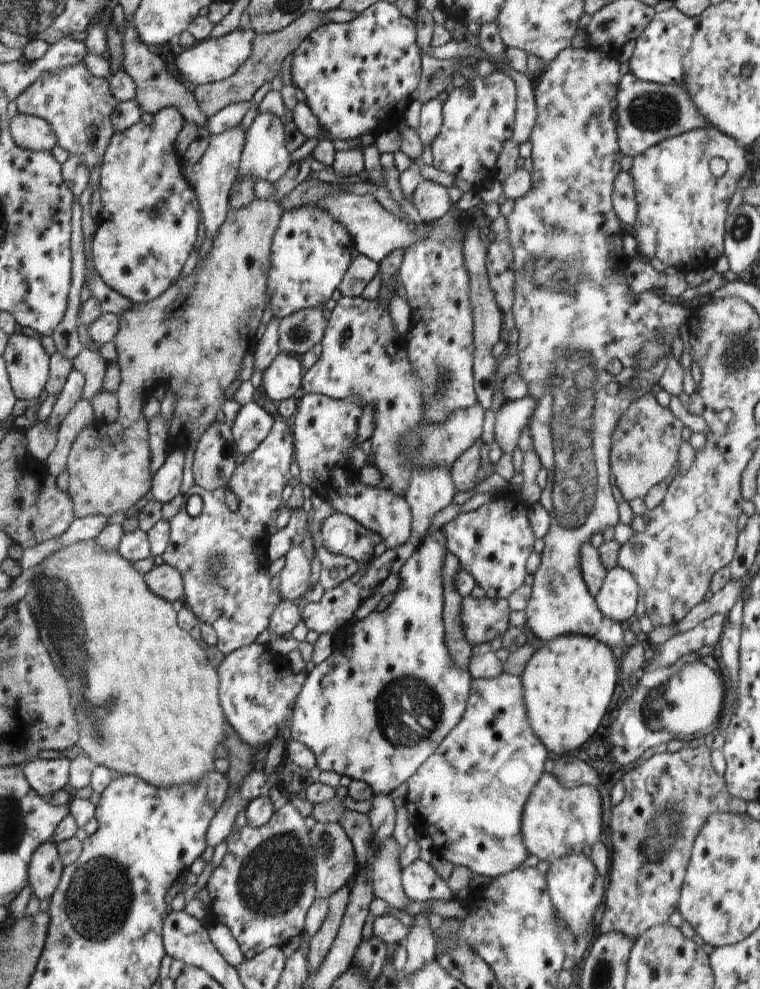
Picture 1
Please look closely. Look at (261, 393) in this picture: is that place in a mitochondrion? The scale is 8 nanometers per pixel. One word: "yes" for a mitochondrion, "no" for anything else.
no

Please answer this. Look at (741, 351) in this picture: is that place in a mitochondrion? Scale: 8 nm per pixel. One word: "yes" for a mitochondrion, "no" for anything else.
yes

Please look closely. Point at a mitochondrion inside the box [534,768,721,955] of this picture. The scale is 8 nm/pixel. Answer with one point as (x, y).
(666, 829)

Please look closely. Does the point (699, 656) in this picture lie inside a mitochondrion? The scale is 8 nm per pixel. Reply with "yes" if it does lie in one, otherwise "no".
no

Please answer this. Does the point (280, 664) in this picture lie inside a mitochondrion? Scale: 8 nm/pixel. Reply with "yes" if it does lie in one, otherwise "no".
no

